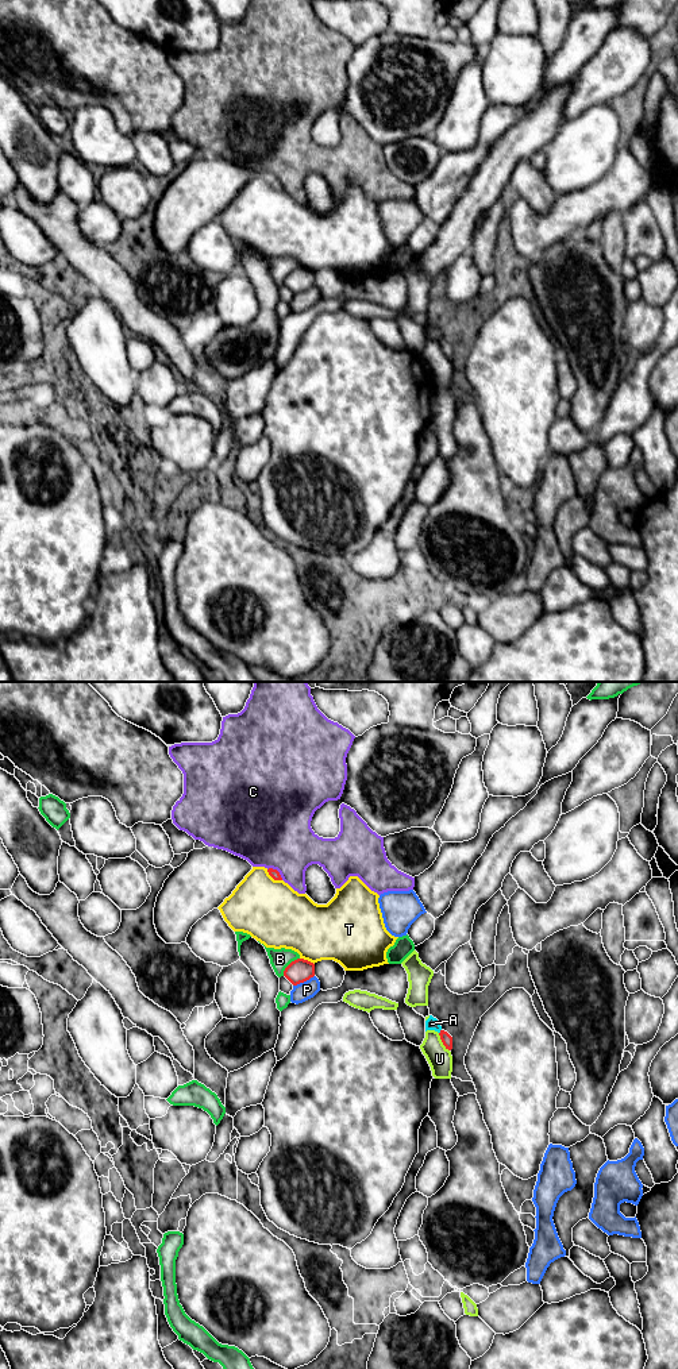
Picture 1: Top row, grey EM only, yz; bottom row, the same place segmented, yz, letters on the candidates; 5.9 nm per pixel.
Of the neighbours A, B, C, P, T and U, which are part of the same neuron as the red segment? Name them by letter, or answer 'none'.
none

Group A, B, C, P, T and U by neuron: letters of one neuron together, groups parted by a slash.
A B / C / P / T / U

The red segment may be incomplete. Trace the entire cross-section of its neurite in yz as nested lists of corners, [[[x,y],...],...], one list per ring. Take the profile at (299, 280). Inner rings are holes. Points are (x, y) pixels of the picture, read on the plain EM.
[[[297,267],[285,277],[284,285],[293,294],[297,294],[315,285],[315,273],[304,267]]]

